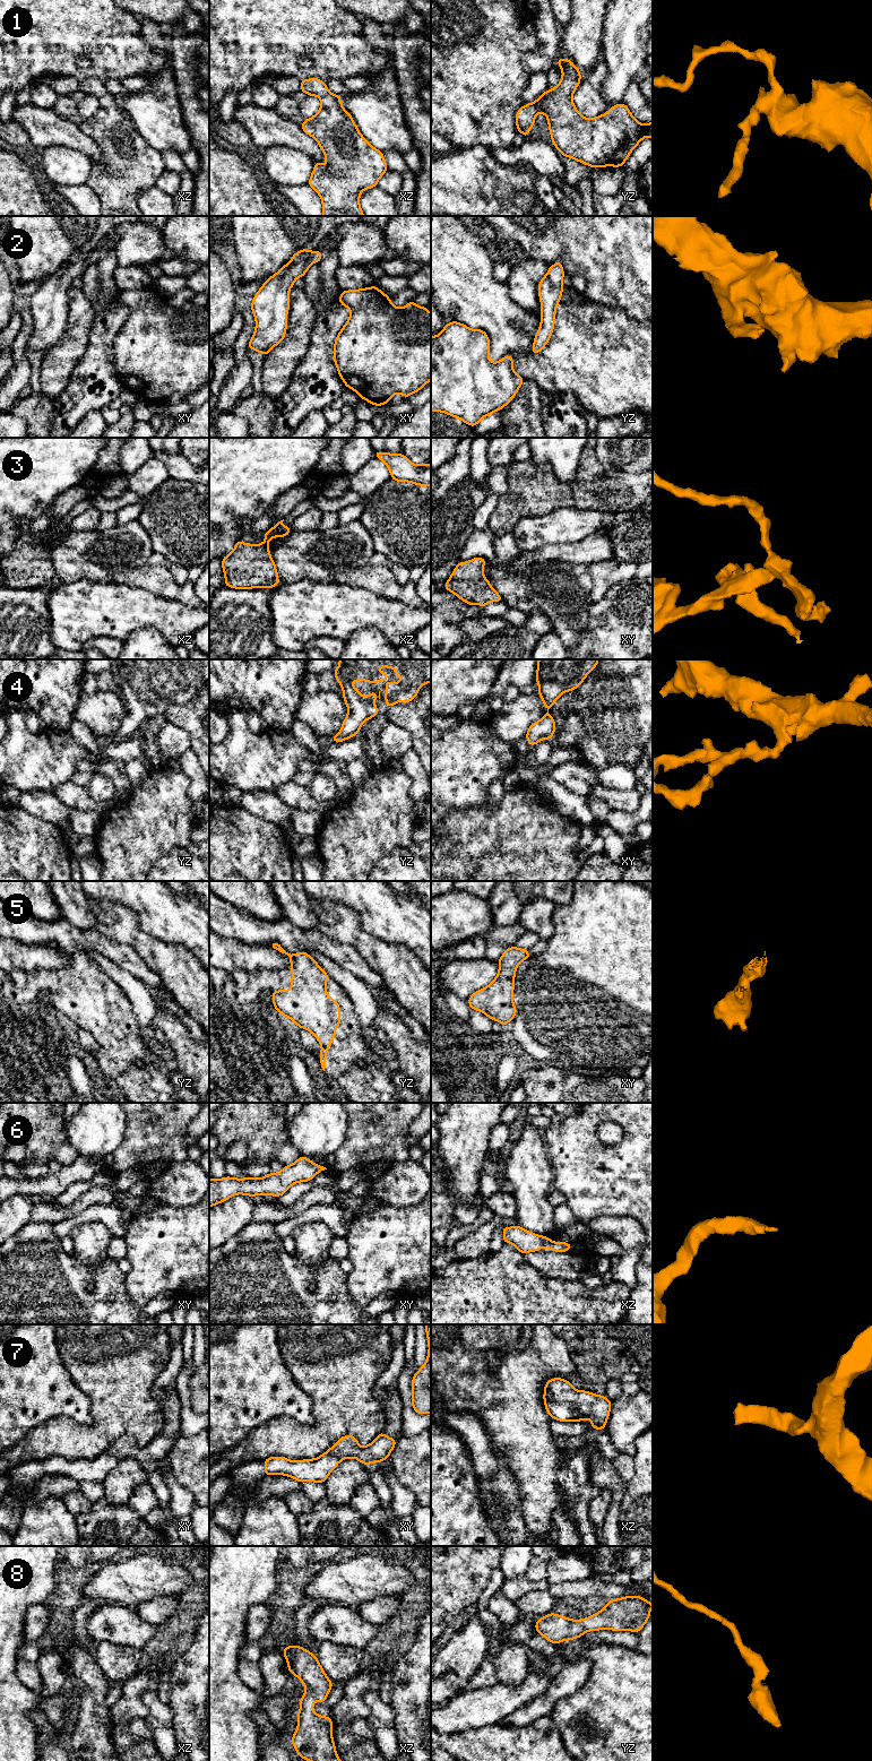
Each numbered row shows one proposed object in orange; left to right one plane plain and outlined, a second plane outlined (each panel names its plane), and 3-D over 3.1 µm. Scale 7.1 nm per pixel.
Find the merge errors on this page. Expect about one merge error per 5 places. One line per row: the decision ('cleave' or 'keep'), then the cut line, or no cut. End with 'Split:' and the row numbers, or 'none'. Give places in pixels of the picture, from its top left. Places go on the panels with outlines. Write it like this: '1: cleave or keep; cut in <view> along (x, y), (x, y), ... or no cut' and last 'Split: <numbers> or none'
1: keep; no cut
2: keep; no cut
3: keep; no cut
4: keep; no cut
5: keep; no cut
6: keep; no cut
7: keep; no cut
8: keep; no cut
Split: none

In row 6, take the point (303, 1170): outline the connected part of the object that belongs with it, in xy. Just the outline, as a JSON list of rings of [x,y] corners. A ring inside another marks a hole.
[[[301,1156],[292,1165],[284,1166],[278,1173],[270,1173],[264,1177],[235,1179],[223,1177],[209,1180],[209,1208],[226,1201],[235,1194],[253,1195],[283,1195],[297,1182],[308,1182],[318,1173],[327,1169]]]

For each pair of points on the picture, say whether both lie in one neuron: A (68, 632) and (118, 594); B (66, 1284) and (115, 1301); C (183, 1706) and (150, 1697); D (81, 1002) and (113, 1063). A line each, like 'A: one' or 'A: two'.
A: one
B: one
C: two
D: one

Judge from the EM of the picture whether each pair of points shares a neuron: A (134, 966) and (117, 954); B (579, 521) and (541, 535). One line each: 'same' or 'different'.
A: same
B: same

